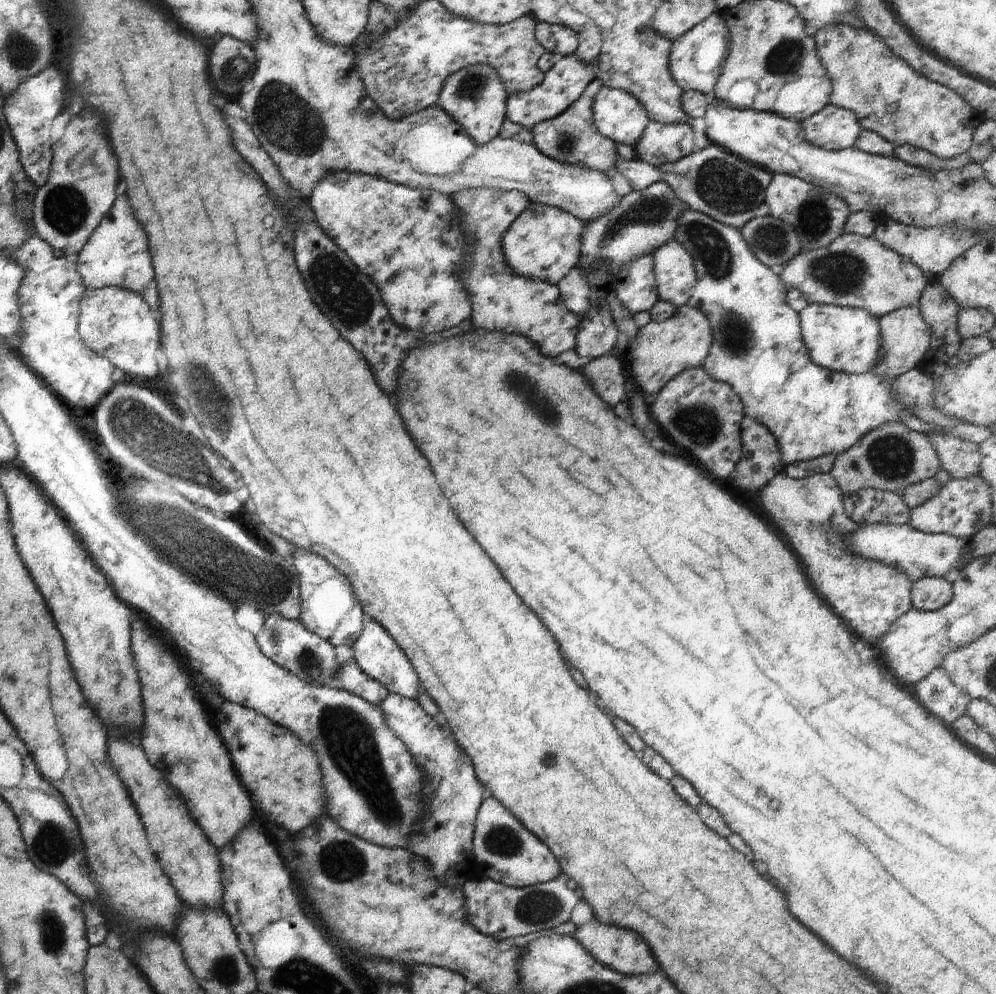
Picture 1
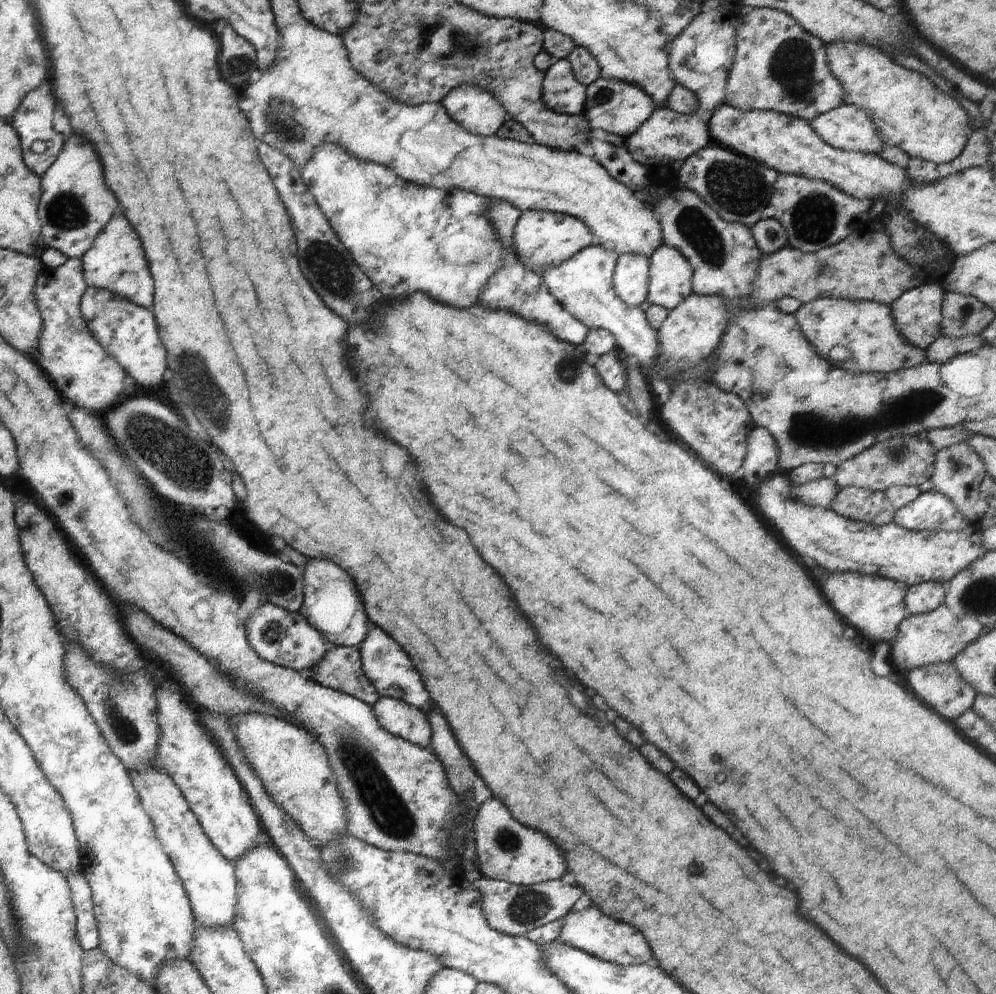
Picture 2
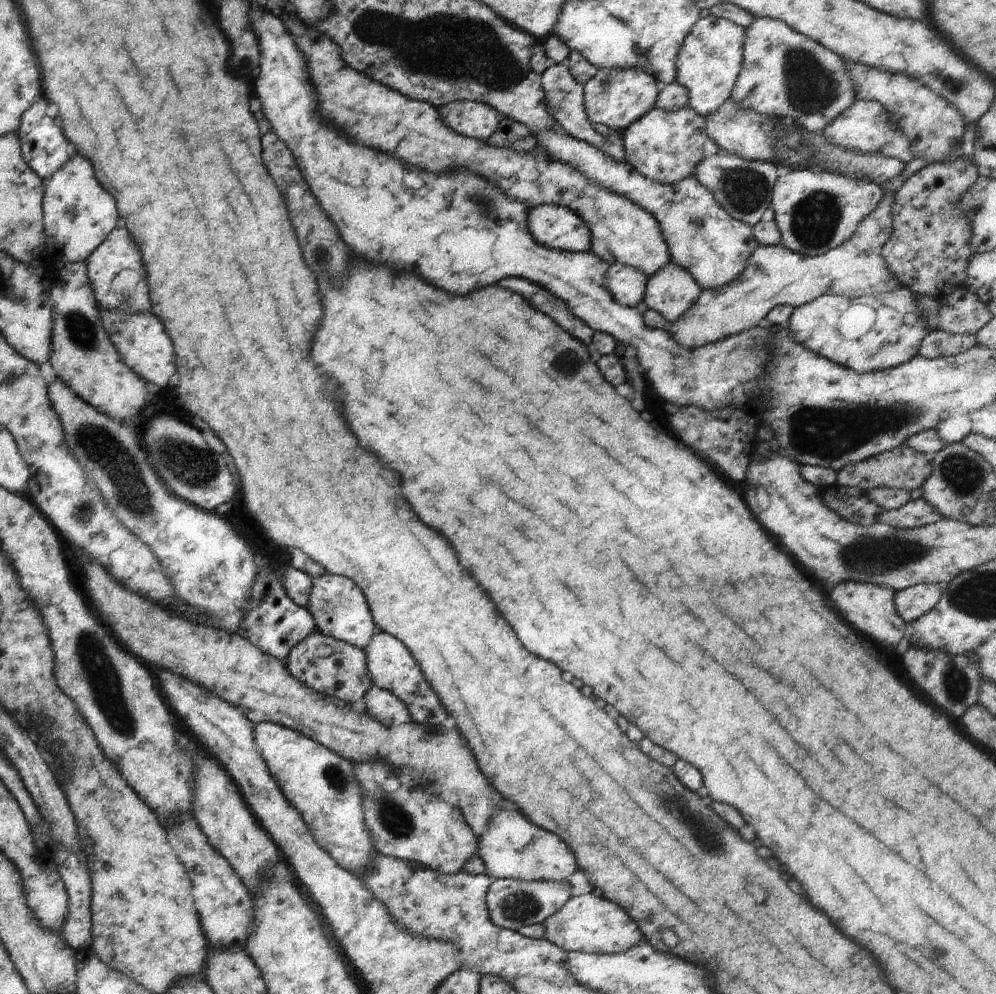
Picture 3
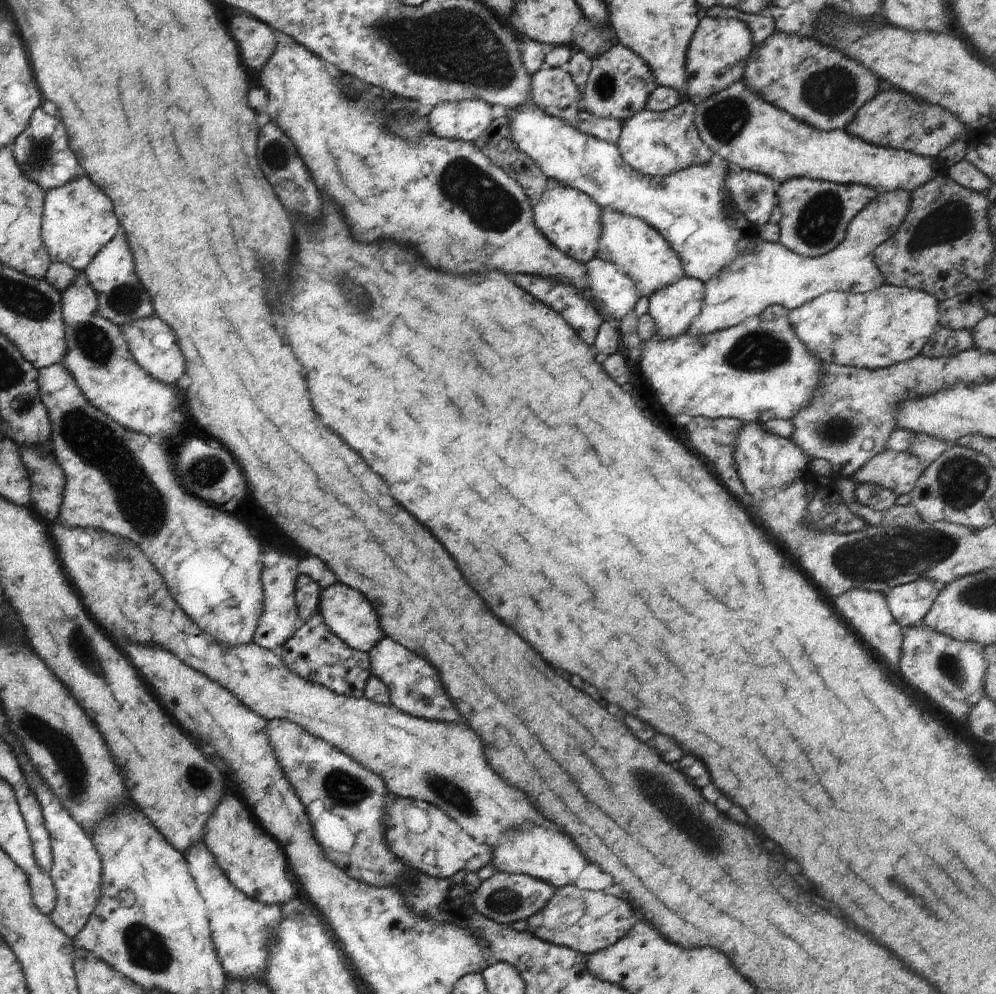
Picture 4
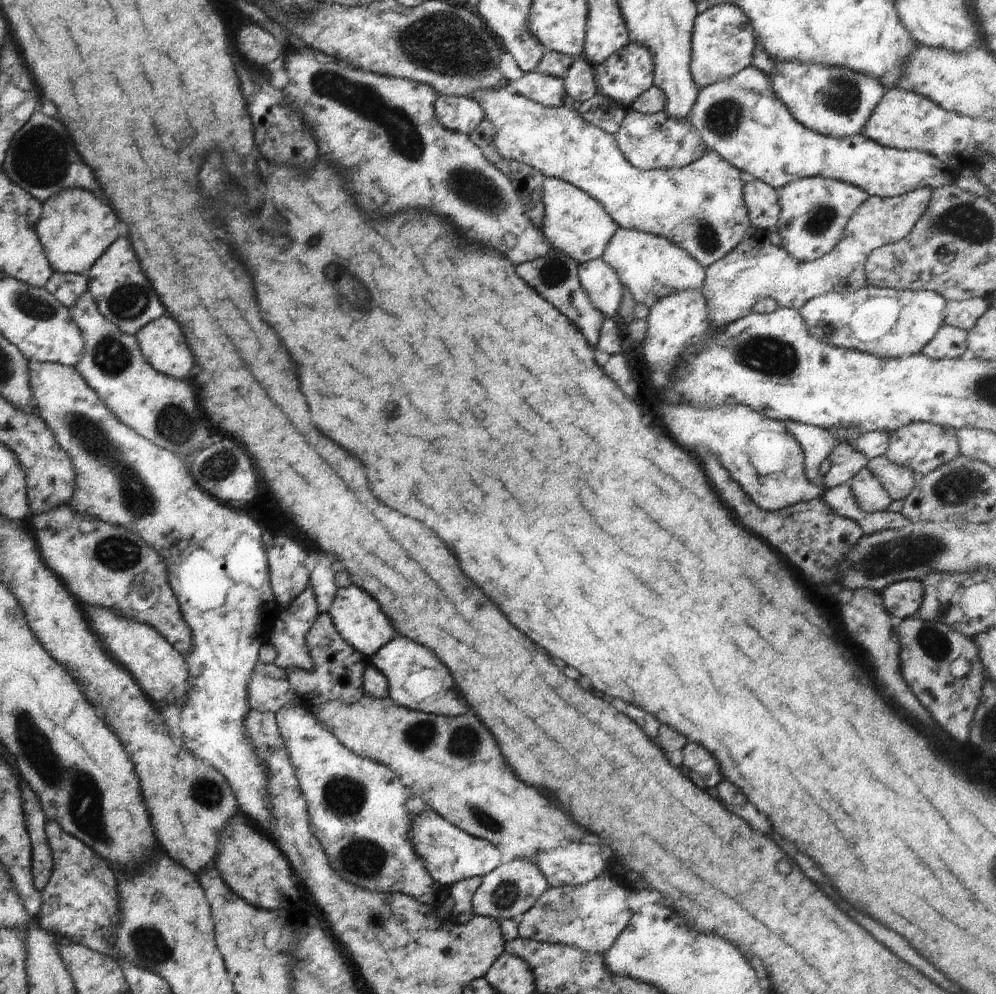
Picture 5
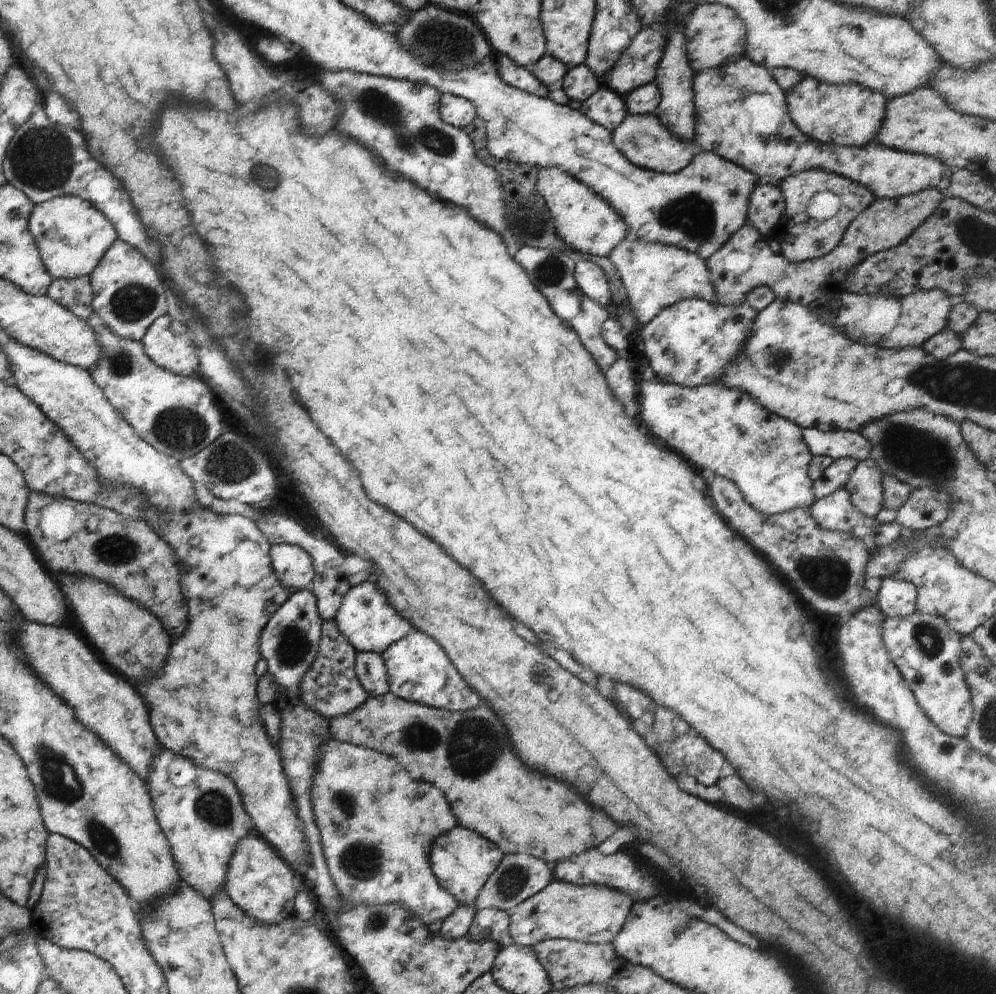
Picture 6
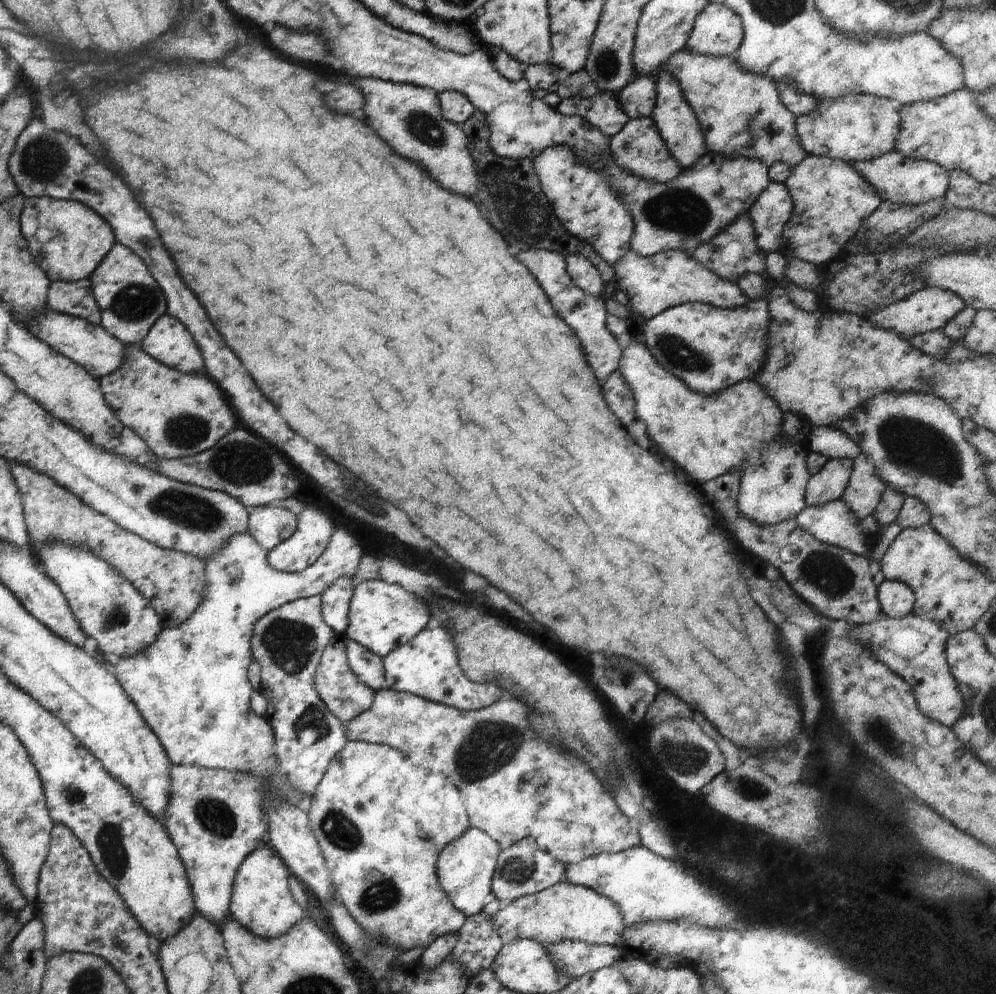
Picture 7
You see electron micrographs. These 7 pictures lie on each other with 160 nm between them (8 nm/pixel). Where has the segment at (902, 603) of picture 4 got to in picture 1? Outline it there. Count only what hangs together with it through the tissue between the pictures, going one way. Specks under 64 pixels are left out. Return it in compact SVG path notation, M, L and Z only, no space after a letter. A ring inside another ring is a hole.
M923 577L912 581L910 601L913 609L937 610L946 605L952 596L951 583L943 577Z

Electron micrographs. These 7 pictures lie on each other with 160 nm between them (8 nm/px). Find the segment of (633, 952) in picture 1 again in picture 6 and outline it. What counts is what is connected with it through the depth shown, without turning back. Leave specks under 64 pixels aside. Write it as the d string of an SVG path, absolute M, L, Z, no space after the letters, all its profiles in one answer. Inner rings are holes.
M552 880L543 890L518 903L509 917L508 933L513 943L526 947L545 939L610 944L623 926L631 905L627 893L603 885L574 885Z

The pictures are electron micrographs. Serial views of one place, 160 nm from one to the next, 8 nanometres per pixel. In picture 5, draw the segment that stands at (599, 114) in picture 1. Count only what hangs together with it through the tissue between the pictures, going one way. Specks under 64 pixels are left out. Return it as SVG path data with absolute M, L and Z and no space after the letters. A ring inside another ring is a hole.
M628 42L617 52L610 54L602 63L593 66L596 92L610 98L628 110L633 101L652 84L652 54L643 44Z

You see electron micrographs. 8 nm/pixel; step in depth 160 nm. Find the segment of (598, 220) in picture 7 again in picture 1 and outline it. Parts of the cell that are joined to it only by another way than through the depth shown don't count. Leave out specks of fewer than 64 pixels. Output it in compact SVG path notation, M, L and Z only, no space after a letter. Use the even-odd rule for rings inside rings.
M529 202L507 227L500 240L506 265L517 276L556 285L578 264L584 222L553 206Z

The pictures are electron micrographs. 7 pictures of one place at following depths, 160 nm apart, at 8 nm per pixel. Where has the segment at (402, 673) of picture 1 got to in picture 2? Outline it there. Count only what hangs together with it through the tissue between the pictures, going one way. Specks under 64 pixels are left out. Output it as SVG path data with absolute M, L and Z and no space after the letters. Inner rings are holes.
M367 624L367 634L362 641L357 644L360 656L361 670L366 676L375 692L380 697L393 697L397 700L406 702L411 707L418 708L424 715L429 714L431 710L431 700L421 684L421 678L417 676L417 672L413 670L411 660L407 658L407 654L379 628L375 628L372 624Z

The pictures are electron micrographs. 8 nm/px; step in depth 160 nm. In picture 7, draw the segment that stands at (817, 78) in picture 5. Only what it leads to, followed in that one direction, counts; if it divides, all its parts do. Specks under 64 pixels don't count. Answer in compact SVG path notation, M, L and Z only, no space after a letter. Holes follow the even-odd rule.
M846 95L839 100L818 104L819 108L813 112L795 117L795 133L805 154L830 160L865 162L894 150L901 118L893 100L872 95Z

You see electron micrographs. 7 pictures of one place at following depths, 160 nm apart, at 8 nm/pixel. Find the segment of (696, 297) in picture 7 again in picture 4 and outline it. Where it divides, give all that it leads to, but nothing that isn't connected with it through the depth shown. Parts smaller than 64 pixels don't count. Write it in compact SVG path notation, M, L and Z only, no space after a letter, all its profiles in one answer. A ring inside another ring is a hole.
M601 208L601 236L595 257L615 264L619 272L631 280L638 298L648 299L655 290L665 288L685 276L679 256L649 224L639 218L623 216L609 208Z

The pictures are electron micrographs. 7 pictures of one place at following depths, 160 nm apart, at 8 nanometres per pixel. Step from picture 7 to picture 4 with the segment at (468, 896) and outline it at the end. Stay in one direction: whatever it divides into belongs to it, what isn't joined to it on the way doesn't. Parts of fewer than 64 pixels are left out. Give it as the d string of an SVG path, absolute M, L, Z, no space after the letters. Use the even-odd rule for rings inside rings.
M392 796L385 808L385 844L403 864L435 880L445 880L457 872L475 874L480 868L493 867L493 848L477 844L439 808L419 800Z

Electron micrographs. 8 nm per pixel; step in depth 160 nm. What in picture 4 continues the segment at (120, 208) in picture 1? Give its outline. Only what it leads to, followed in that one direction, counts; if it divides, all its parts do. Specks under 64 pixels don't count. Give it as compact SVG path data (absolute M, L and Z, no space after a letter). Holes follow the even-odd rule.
M118 233L108 244L105 244L87 264L83 274L87 284L95 292L99 316L114 326L121 327L123 324L141 320L145 316L153 316L149 296L133 272L131 252L127 248L123 234Z

